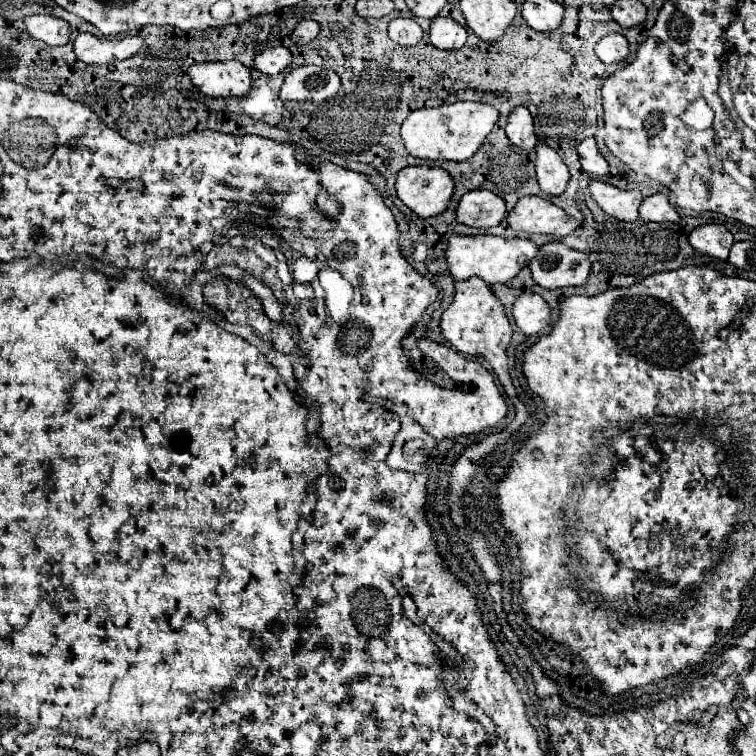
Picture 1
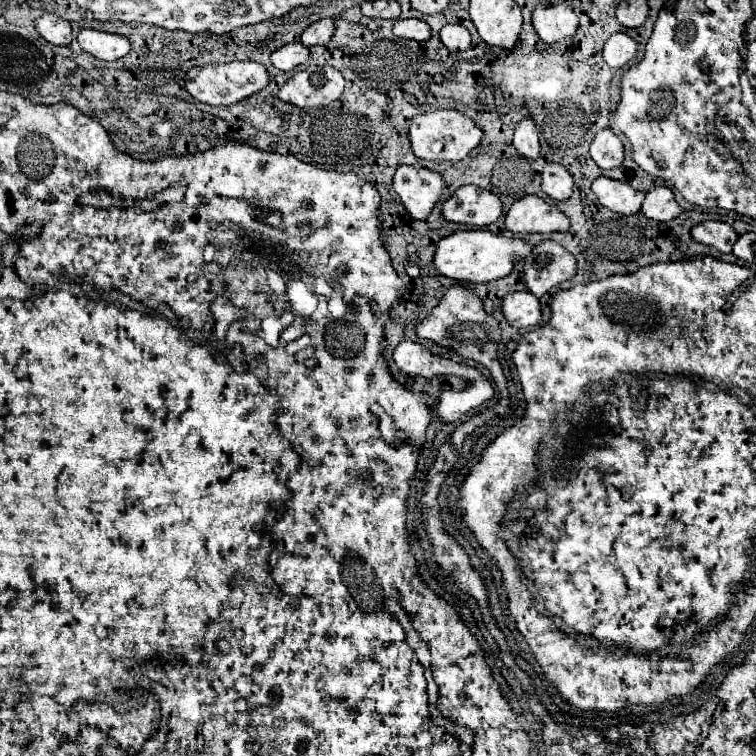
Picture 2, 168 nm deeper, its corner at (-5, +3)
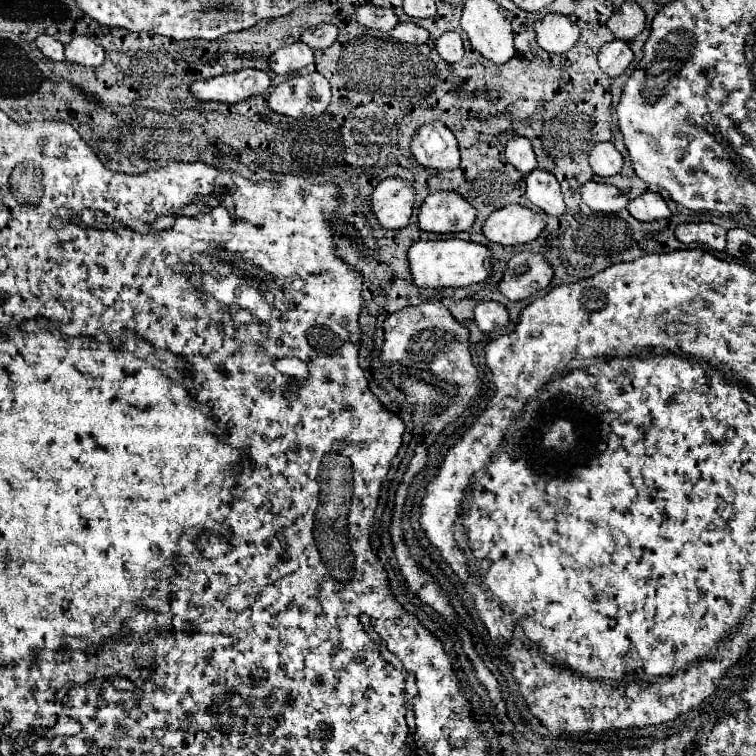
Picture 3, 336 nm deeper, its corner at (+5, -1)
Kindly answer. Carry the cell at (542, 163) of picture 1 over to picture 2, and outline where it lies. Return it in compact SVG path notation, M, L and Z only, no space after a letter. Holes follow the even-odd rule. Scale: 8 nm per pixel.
M548 163L542 171L542 191L554 201L566 201L572 195L572 175L556 163Z

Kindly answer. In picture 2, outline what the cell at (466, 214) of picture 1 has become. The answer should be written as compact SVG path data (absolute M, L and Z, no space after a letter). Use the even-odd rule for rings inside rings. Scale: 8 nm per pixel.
M464 185L452 193L442 205L442 217L460 225L486 227L494 223L502 213L502 201L486 189L476 185Z

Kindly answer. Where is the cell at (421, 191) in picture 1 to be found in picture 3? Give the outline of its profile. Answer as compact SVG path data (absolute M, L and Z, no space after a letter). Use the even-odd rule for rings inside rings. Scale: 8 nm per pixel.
M398 177L382 179L370 195L374 213L380 225L386 229L400 229L408 225L414 207L414 197L414 187Z

